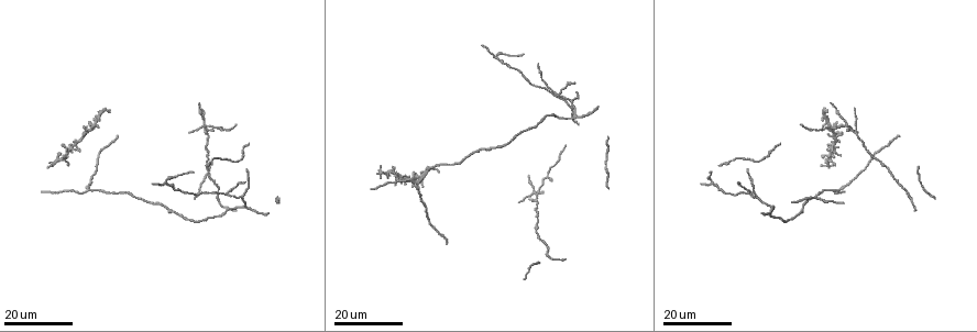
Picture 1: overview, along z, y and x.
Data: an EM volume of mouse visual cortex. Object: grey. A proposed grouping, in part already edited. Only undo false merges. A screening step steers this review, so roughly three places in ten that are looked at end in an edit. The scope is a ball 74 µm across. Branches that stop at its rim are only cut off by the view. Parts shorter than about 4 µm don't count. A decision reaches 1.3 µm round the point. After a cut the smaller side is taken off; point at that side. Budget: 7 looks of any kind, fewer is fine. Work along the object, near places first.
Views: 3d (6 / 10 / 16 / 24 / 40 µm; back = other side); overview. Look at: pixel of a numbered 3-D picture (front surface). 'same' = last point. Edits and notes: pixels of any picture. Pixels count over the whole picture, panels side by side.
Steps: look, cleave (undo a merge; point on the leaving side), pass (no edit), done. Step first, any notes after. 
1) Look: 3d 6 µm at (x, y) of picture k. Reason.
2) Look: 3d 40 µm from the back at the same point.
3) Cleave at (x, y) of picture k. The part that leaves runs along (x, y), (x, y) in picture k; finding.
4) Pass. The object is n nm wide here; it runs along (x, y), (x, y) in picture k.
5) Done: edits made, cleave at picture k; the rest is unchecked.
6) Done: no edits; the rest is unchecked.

Look: 3d 16 µm at (576, 119) of picture 1. Three-way junction.

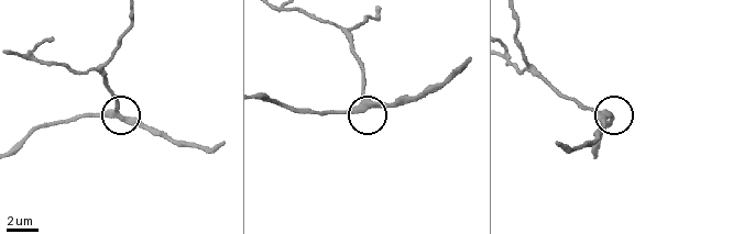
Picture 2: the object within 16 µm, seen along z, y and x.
Look: 3d 6 µm at (362, 107) of picture 2.

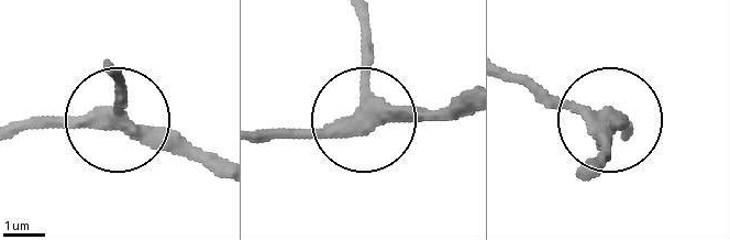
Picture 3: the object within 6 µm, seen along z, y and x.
Pass. The side arm is 31 µm long; 3 arms meet here; all the same neuron.

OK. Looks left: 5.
Look: 3d 24 µm at (750, 191) of picture 1. Three-way junction.

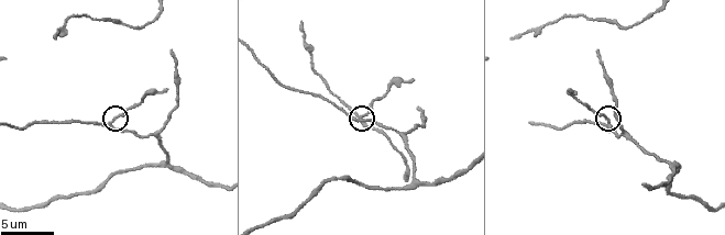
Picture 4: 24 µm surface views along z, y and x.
Look: 3d 10 µm at (355, 120) of picture 4. Closer look.

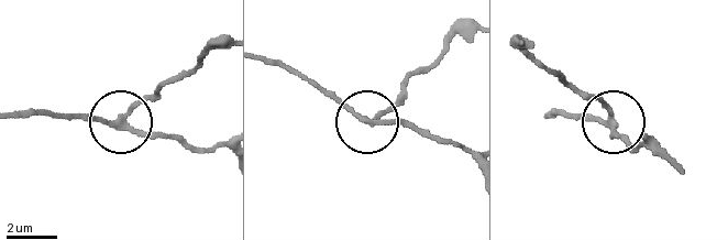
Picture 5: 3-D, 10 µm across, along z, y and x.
Cleave at (157, 98) of picture 5. The object is 190 nm wide here; the part that leaves runs along (611, 113), (565, 86), (525, 46) in picture 5; a second neuron is stuck on.

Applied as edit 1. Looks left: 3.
Look: overview.

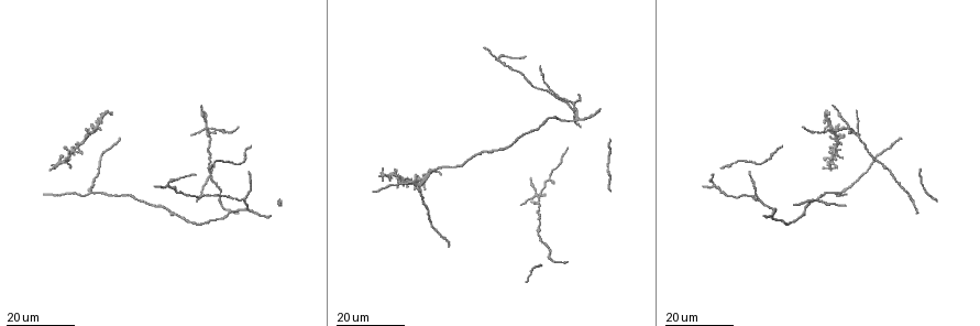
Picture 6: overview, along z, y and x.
Look: 3d 16 µm at (575, 103) of picture 6. Branch point.

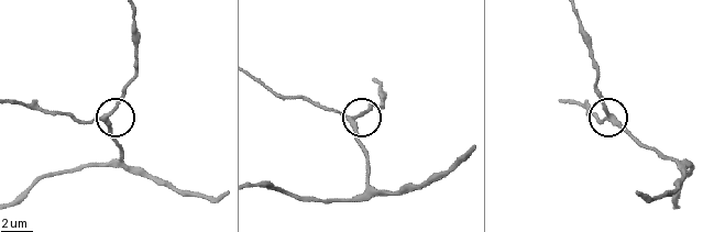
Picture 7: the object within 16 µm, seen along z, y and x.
Look: 3d 10 µm at (104, 119) of picture 7.

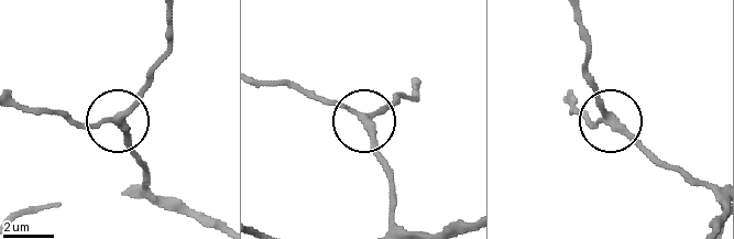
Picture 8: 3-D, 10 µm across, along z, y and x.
Pass. 3 arms meet here; it runs along (690, 180), (648, 161), (612, 125), (581, 119) in picture 8; continuous, no second neuron.

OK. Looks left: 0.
Done: edits made, cleave at picture 5; the rest is unchecked.

